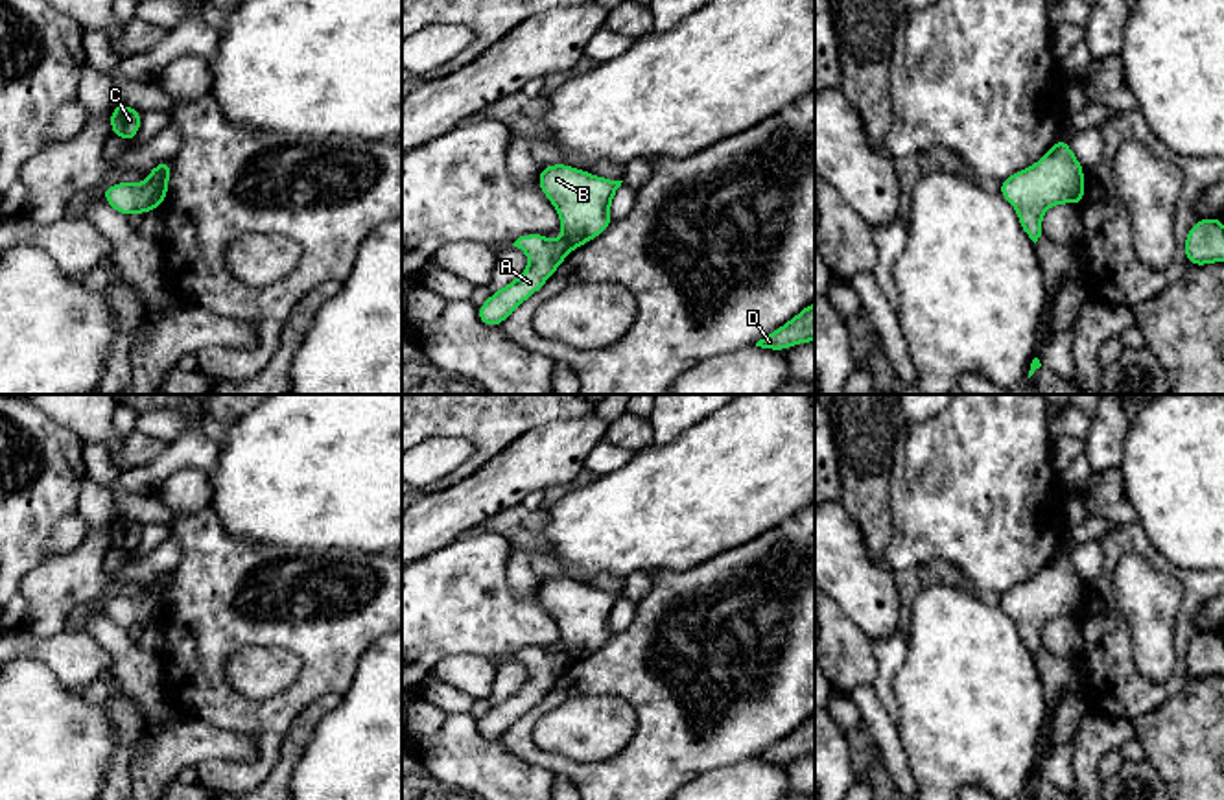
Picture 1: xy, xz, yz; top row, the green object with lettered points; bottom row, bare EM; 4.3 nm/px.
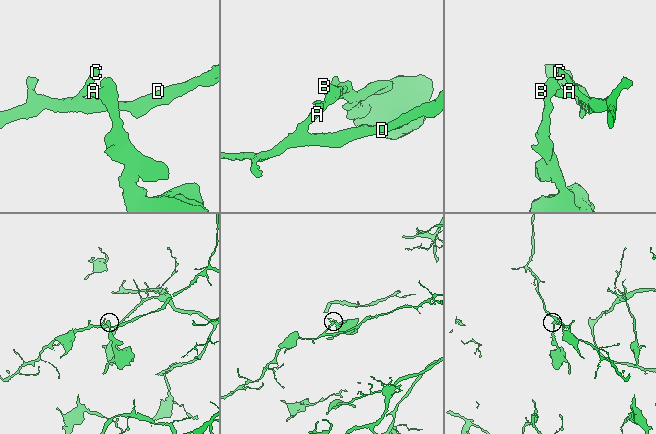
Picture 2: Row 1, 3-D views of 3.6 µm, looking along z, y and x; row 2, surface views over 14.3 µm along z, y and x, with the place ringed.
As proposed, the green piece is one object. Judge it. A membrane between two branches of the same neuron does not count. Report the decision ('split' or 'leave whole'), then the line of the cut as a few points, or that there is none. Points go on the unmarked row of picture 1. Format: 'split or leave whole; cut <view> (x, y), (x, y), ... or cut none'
split; cut xy (146, 592), (163, 612)

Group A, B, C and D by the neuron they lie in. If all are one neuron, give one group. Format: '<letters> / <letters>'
A C D / B

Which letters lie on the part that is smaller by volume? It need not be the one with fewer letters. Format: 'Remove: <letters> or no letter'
Remove: B

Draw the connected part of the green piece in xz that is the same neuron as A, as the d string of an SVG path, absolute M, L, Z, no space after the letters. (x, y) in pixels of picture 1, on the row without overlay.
M524 647L514 656L529 669L527 682L477 721L485 739L500 739L524 713L538 704L575 662L568 653L547 653L546 647Z

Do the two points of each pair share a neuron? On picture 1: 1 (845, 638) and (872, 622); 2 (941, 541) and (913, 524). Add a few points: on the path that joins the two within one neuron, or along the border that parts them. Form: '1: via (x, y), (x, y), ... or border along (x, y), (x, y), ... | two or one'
1: border along (834, 600), (872, 640) | two
2: via (933, 533), (920, 524) | one

